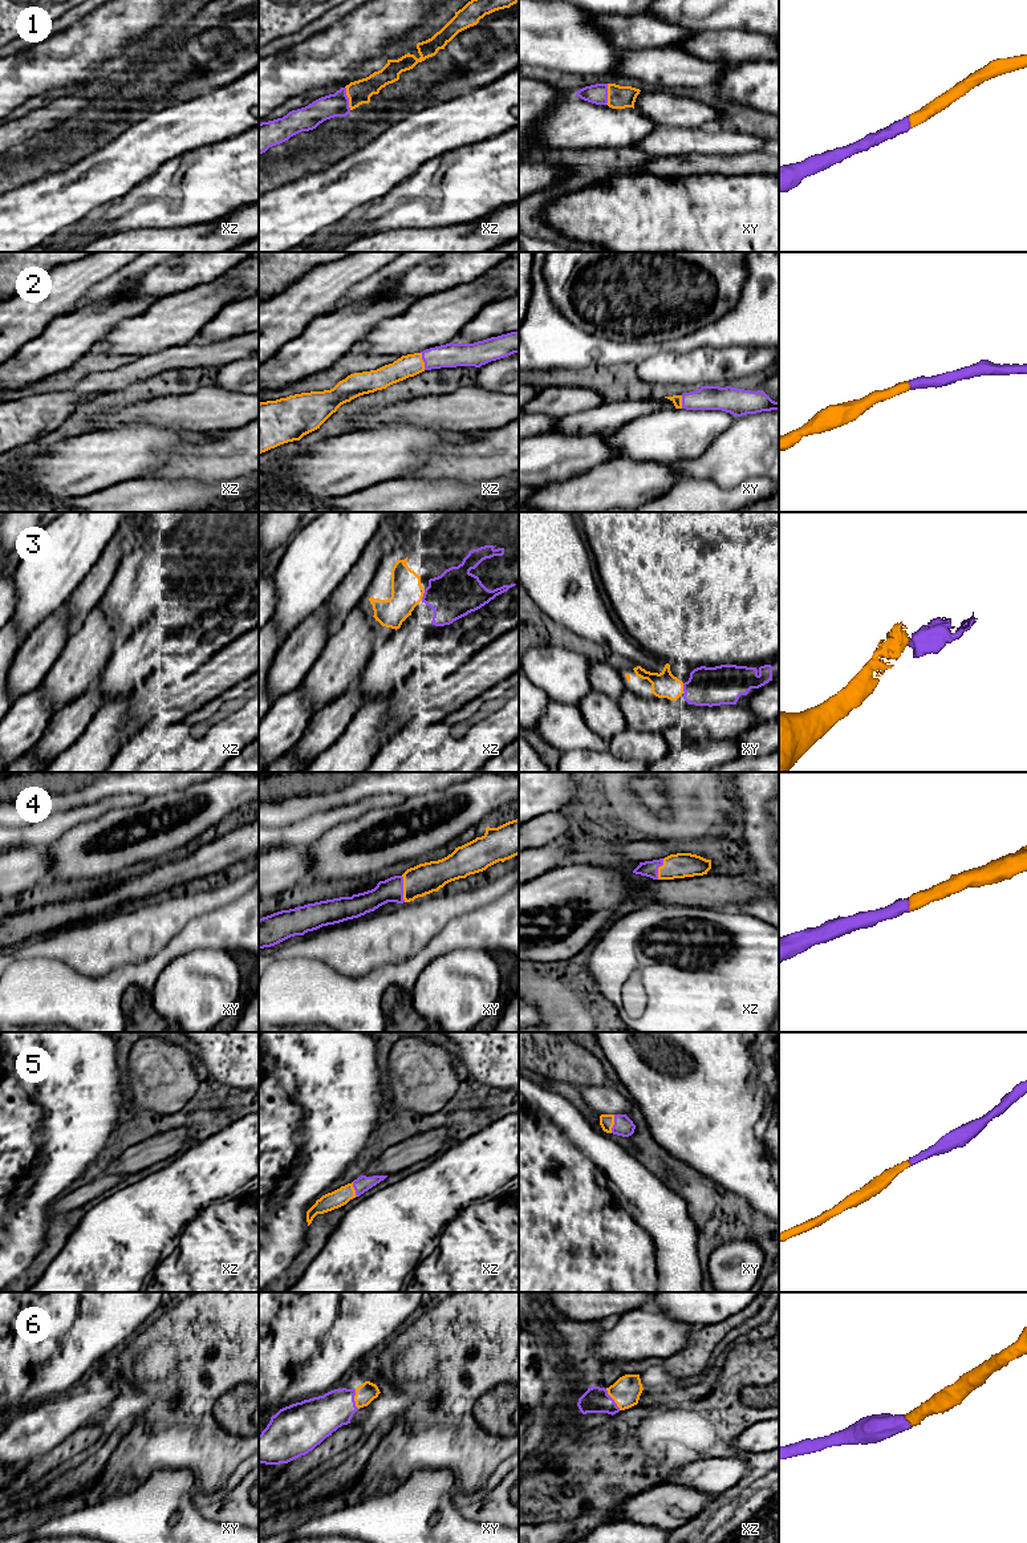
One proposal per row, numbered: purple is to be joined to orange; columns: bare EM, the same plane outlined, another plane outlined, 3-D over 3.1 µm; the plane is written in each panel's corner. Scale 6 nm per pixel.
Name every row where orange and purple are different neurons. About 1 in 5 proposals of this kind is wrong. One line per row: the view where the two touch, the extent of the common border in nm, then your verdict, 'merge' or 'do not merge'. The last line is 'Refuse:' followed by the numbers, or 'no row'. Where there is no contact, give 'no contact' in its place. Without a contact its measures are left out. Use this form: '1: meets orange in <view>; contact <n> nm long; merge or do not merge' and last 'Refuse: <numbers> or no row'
1: meets orange in xz; contact 150 nm long; merge
2: meets orange in xz; contact 110 nm long; merge
3: meets orange in xz; contact 80 nm long; merge
4: meets orange in xy; contact 160 nm long; merge
5: meets orange in xy; contact 110 nm long; merge
6: meets orange in xz; contact 160 nm long; merge
Refuse: no row

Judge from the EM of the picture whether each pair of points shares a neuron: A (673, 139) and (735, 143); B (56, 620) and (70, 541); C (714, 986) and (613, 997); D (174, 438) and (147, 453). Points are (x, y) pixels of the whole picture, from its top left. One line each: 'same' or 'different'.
A: same
B: different
C: same
D: same

